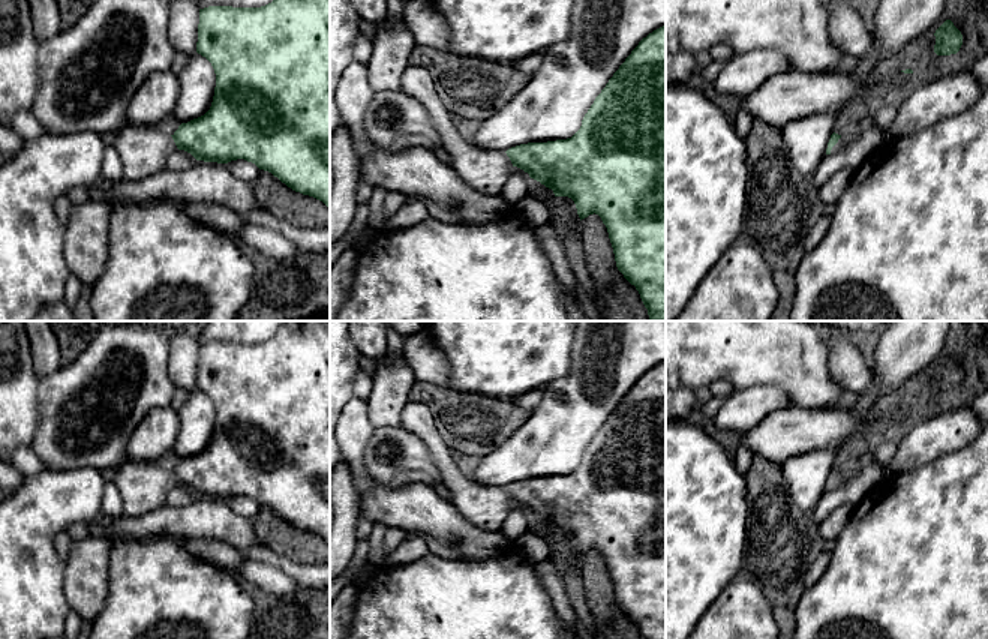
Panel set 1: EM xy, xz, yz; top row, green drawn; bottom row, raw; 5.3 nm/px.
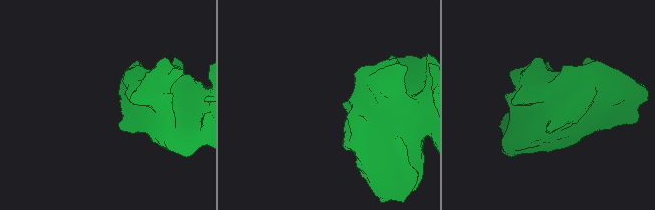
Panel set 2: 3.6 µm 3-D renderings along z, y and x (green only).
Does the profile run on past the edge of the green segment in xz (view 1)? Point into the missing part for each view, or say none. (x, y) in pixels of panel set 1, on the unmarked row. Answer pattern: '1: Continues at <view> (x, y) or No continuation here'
1: Continues at xz (486, 507)

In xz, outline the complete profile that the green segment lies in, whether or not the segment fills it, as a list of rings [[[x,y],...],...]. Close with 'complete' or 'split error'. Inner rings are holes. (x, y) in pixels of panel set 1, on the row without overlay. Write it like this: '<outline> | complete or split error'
[[[666,362],[643,374],[609,416],[585,450],[580,465],[567,476],[528,478],[504,486],[474,482],[463,460],[444,442],[435,417],[423,402],[408,400],[400,426],[417,435],[441,472],[451,504],[474,526],[499,531],[513,502],[552,525],[555,532],[574,537],[582,555],[598,550],[607,564],[618,606],[636,622],[643,639],[666,639]]] | split error

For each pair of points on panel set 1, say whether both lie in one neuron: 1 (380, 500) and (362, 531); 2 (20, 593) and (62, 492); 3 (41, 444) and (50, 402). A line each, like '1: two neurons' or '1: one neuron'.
1: two neurons
2: one neuron
3: one neuron

